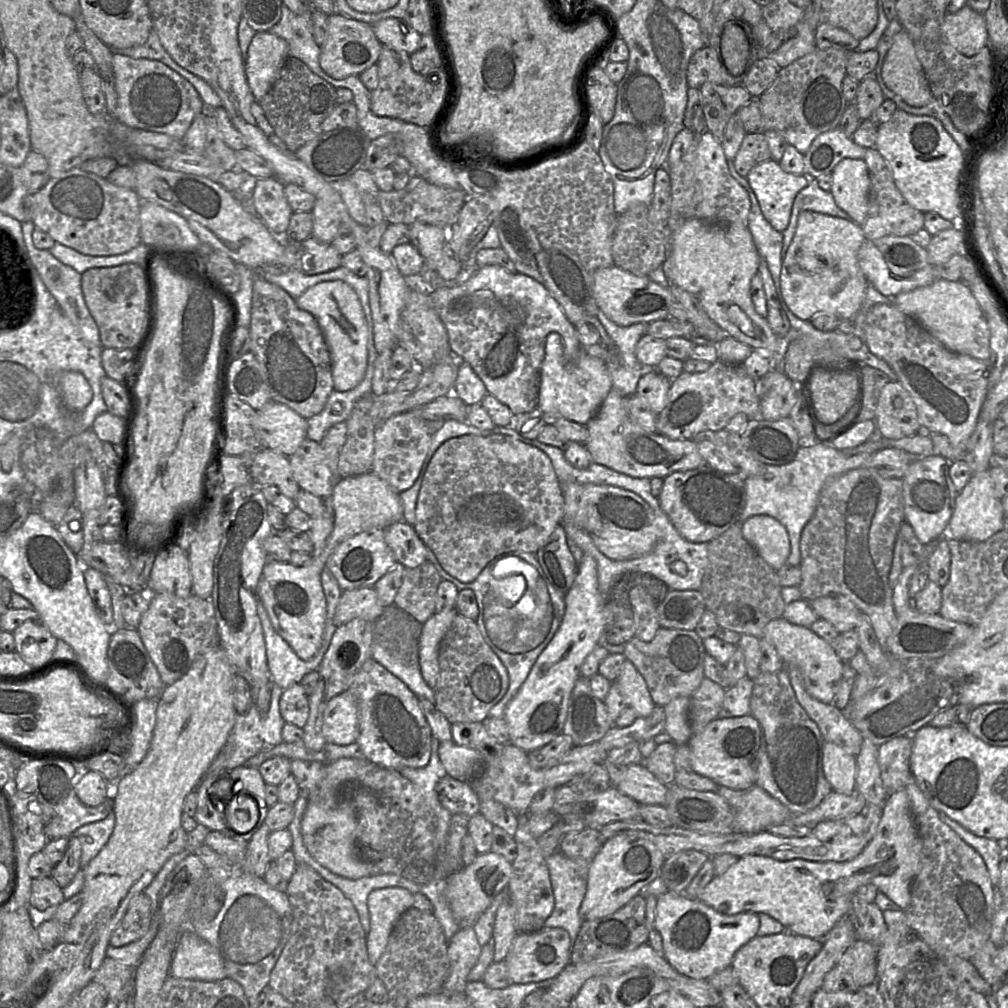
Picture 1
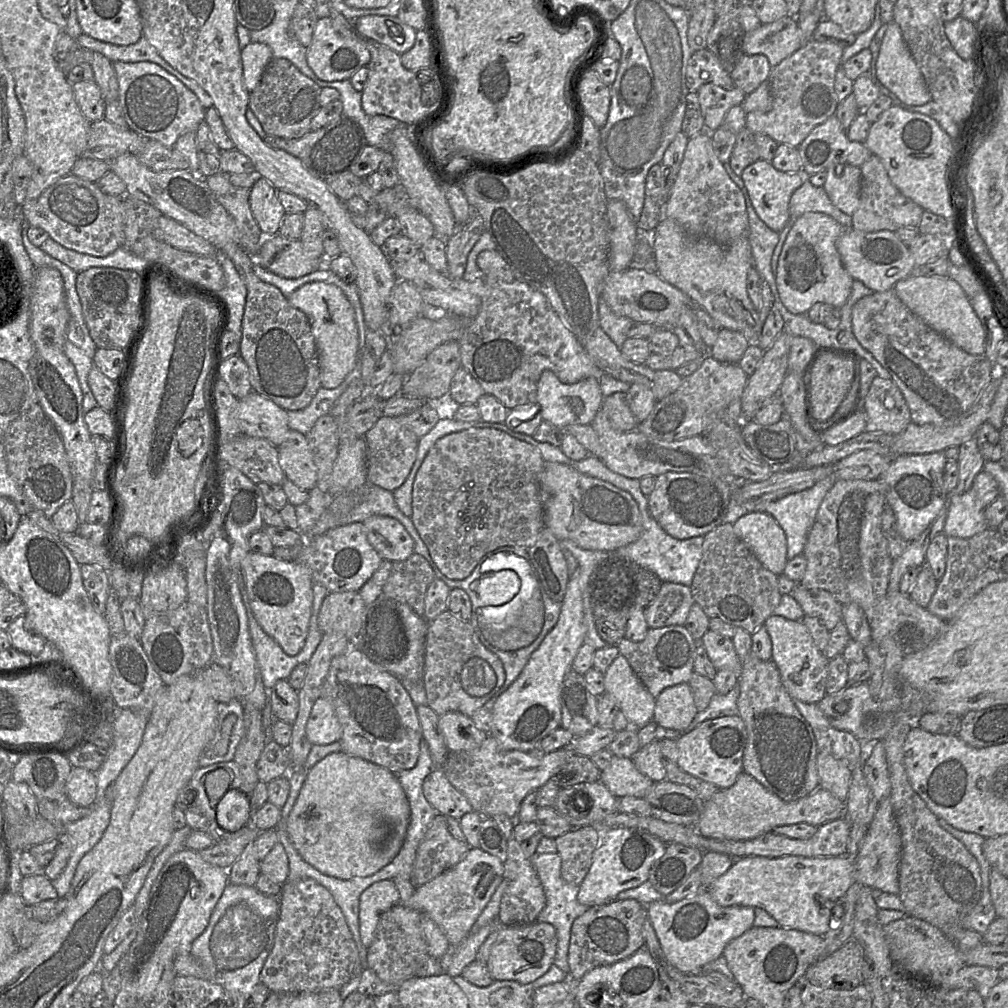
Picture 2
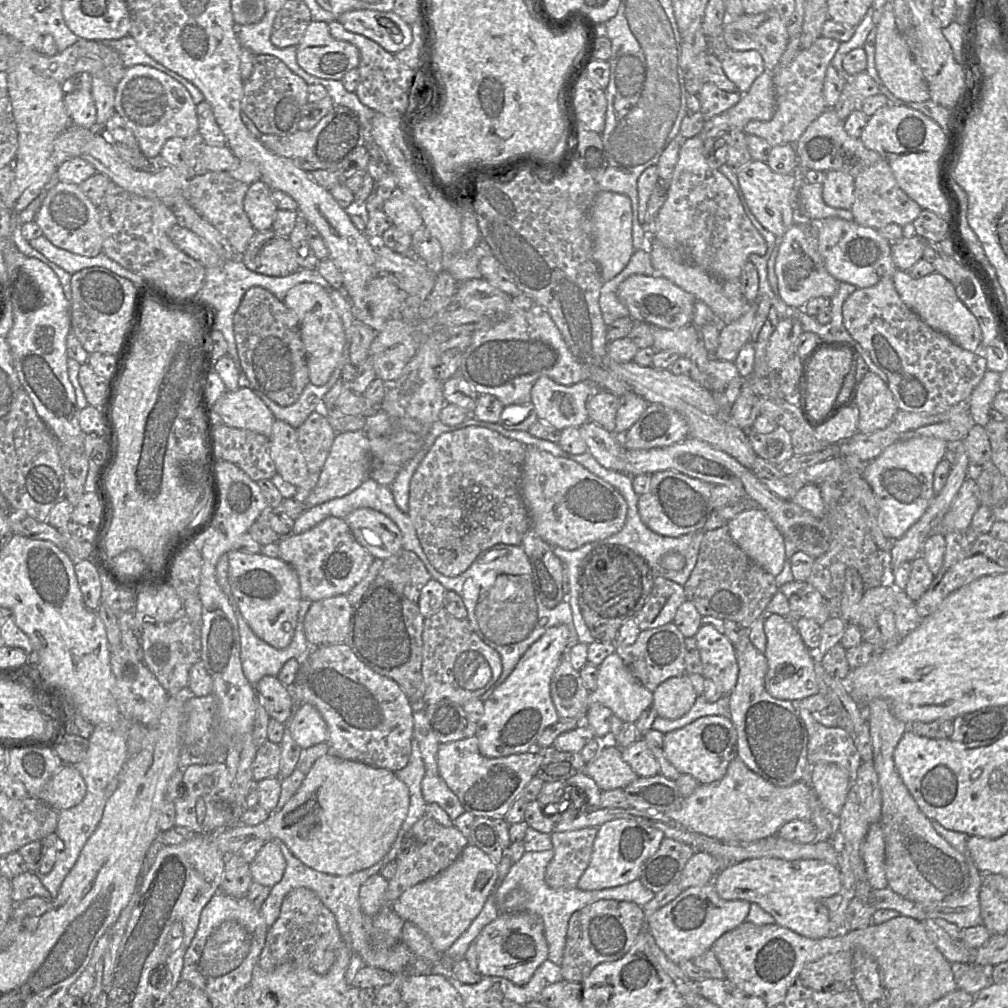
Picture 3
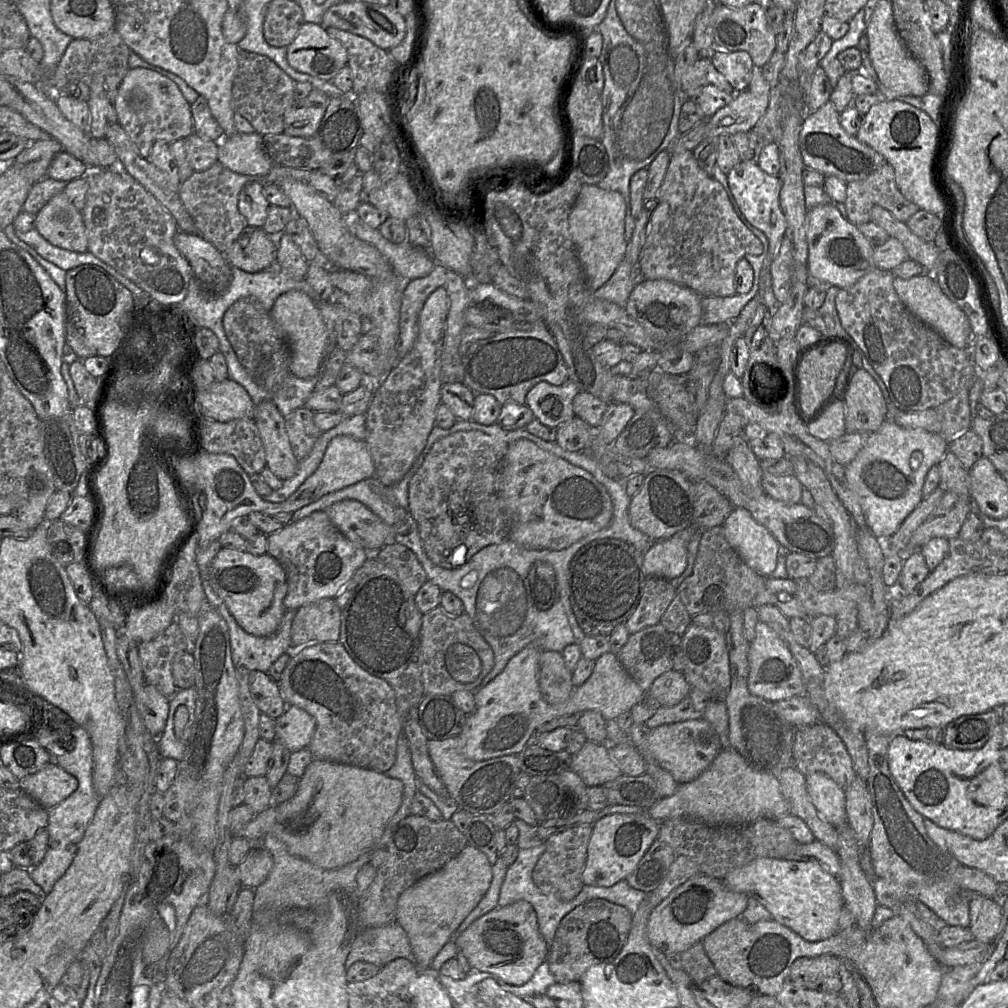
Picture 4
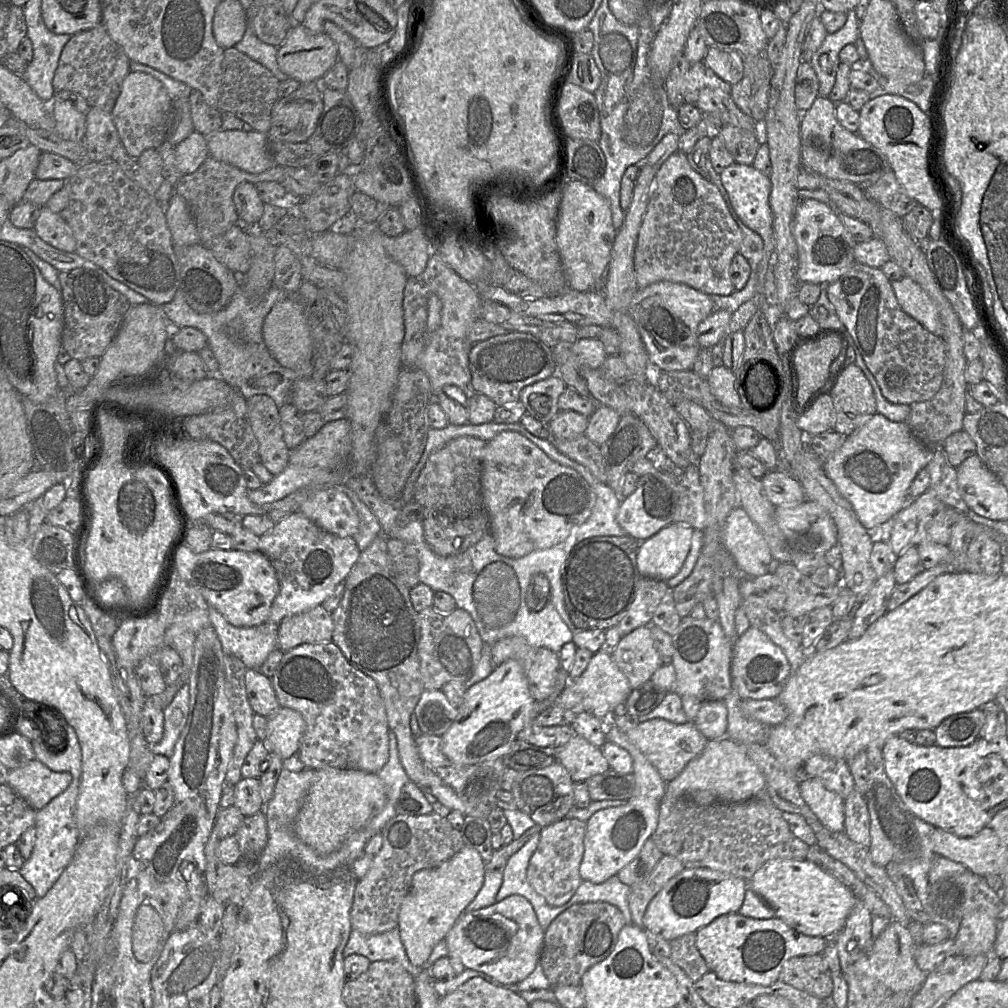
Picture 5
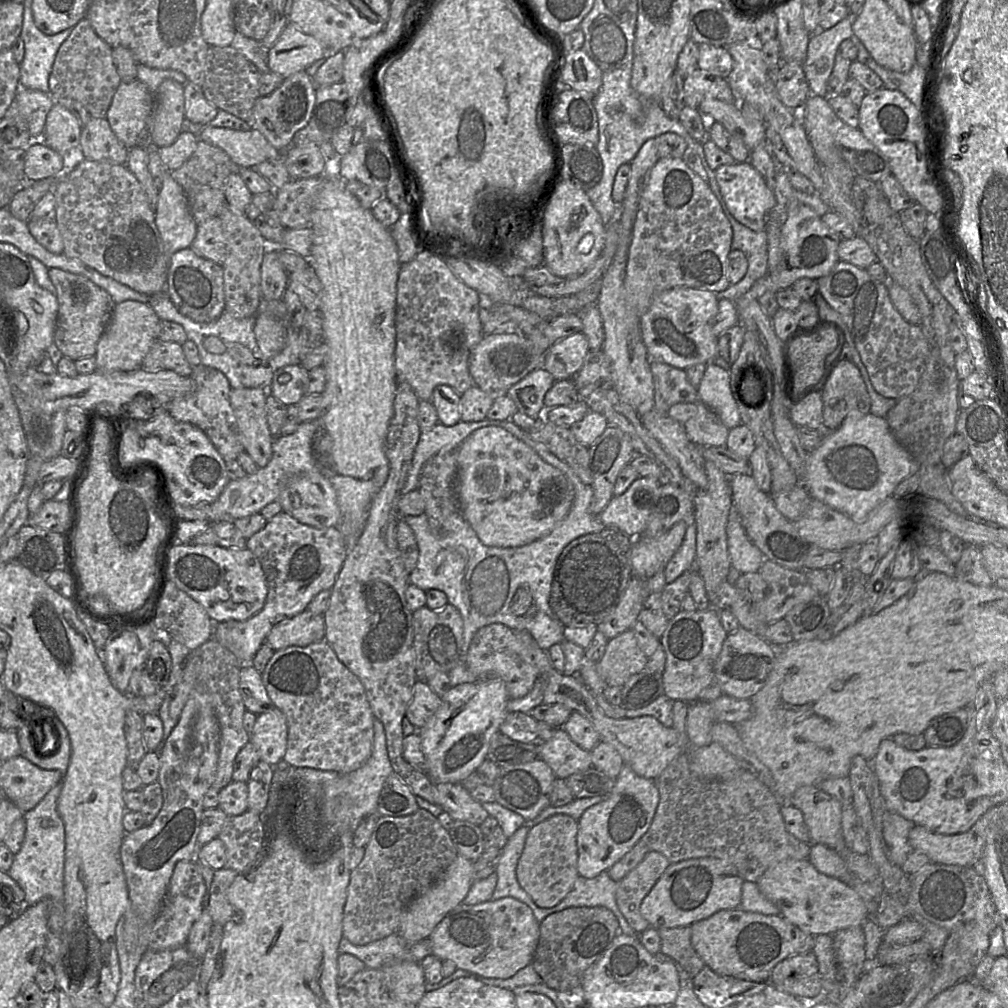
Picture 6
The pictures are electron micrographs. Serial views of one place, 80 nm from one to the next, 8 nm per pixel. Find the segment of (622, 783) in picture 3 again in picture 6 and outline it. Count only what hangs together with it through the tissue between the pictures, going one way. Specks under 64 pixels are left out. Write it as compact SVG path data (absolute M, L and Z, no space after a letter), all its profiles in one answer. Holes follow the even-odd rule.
M559 727L555 728L548 741L539 746L539 759L544 761L559 779L592 767L590 751L579 747Z

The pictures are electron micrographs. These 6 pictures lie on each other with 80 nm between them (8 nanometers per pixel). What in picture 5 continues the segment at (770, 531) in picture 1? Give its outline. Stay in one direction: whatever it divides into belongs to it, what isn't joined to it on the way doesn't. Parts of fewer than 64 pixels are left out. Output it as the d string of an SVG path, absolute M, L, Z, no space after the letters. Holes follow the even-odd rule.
M739 505L726 518L723 543L747 576L761 576L769 572L773 556L768 543L758 526Z

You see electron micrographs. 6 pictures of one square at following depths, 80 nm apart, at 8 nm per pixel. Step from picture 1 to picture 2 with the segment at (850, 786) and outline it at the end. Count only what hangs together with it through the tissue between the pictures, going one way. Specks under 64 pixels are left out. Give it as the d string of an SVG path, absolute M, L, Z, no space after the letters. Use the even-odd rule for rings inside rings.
M828 753L817 756L819 788L831 792L838 799L845 801L850 788L853 770L842 760Z

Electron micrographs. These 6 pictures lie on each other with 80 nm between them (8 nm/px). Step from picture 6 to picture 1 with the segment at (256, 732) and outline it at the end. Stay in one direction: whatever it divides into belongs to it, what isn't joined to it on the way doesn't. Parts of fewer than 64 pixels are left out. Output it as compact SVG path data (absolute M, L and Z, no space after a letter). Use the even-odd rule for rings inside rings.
M348 688L326 704L322 733L326 743L349 744L358 736L358 704Z

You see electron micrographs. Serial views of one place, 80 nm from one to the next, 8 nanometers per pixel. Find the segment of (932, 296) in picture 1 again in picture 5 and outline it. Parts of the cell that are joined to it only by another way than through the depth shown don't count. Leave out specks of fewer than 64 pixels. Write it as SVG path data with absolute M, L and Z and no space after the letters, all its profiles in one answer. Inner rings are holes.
M909 277L891 282L891 285L902 310L929 332L942 337L943 326L937 307L927 293Z

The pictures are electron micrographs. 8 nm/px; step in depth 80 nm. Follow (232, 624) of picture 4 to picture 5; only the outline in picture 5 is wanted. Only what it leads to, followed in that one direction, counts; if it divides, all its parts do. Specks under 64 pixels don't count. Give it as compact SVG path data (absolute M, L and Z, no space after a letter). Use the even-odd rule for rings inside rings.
M209 606L209 618L224 653L239 658L247 669L260 669L268 655L279 648L277 623L264 623L248 628L236 627L211 606Z

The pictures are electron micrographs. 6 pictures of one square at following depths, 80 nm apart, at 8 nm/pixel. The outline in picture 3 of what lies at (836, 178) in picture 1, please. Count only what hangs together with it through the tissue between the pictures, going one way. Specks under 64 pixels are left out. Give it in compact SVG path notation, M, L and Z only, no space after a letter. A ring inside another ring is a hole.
M831 170L826 172L823 183L823 200L834 208L850 210L854 202L855 178L842 171Z

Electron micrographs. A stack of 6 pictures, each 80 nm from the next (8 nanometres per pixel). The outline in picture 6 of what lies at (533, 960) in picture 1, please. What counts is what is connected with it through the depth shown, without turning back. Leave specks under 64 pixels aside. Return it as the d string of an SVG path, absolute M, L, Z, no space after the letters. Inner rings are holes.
M505 897L476 905L460 904L438 924L428 938L432 955L452 960L458 969L486 978L508 979L533 961L540 923L521 901Z

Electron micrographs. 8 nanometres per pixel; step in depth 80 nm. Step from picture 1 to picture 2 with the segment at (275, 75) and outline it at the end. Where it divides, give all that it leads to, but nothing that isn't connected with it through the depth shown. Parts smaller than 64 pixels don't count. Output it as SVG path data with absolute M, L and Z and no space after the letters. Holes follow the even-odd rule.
M250 42L241 49L243 81L248 92L258 86L267 65L273 58L272 50L263 43Z

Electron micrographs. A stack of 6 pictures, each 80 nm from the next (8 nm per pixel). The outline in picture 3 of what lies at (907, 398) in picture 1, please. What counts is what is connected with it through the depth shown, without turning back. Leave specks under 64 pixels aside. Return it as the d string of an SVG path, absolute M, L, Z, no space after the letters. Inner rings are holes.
M869 371L854 386L849 405L856 406L859 411L858 432L871 433L885 429L899 411L888 384Z

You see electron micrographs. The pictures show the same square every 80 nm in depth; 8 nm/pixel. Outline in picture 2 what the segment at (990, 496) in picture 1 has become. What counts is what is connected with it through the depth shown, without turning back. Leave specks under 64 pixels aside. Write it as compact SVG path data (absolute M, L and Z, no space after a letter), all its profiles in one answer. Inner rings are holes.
M972 490L949 498L944 523L946 536L969 538L989 529L984 508Z

